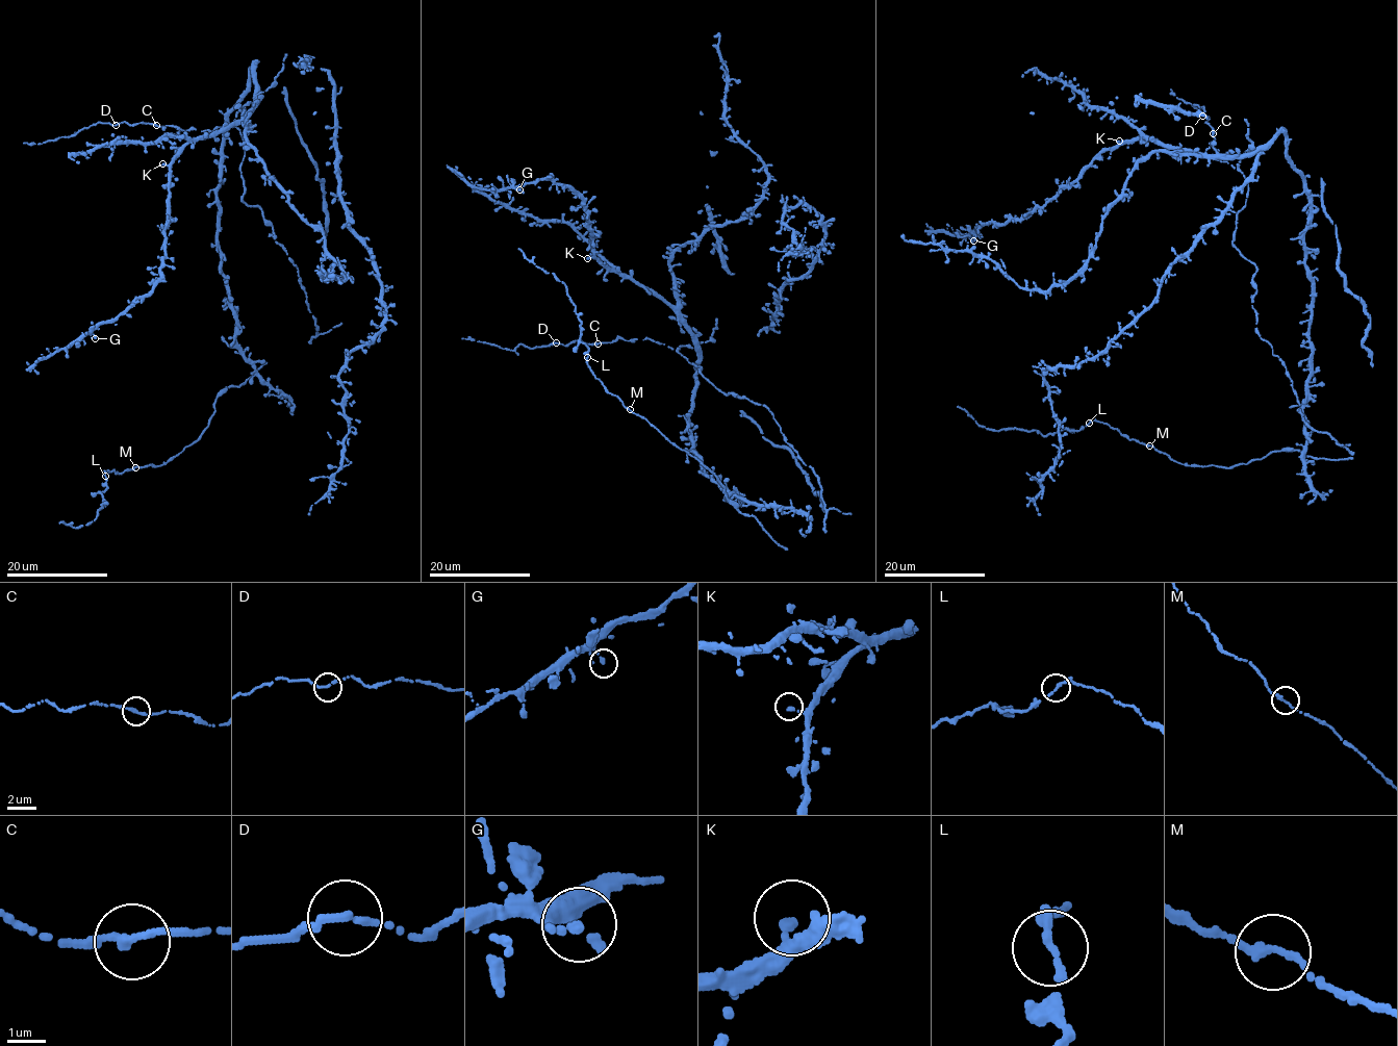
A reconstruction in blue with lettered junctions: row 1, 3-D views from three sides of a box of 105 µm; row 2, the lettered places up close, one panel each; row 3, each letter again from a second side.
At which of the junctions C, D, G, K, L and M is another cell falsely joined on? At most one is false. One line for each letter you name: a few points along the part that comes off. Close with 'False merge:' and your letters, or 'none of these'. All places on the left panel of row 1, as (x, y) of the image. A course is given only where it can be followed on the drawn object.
False merge: none of these

